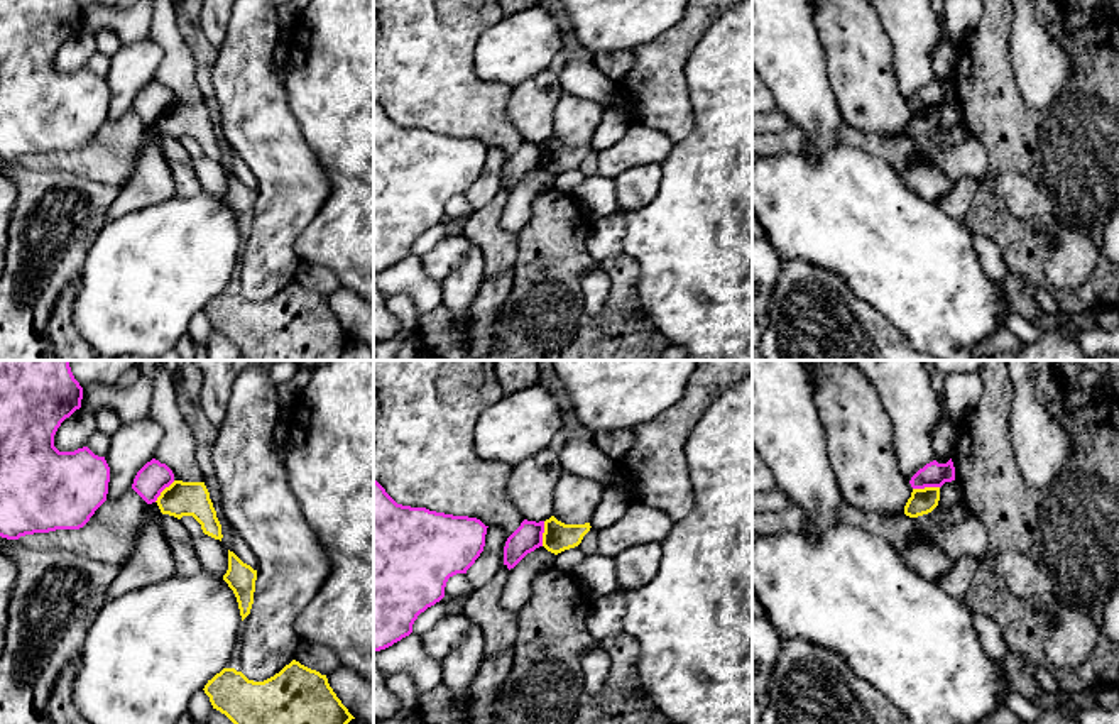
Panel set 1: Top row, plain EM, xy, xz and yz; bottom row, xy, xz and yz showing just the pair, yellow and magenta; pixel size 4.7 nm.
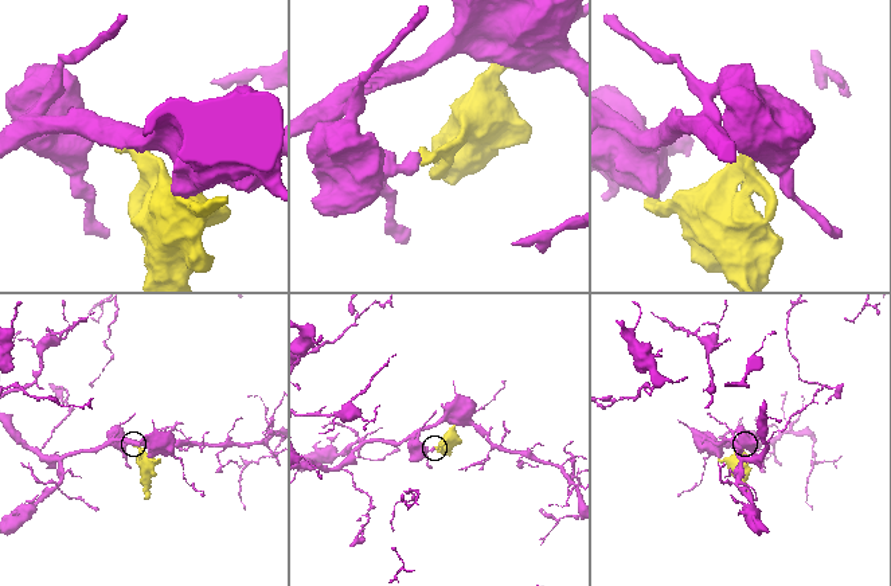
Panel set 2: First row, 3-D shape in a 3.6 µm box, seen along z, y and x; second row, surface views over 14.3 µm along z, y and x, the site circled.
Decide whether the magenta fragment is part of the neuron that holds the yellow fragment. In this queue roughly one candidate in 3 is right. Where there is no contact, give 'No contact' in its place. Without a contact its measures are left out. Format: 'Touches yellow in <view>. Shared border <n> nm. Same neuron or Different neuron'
Touches yellow in yz. Shared border 130 nm. Different neuron

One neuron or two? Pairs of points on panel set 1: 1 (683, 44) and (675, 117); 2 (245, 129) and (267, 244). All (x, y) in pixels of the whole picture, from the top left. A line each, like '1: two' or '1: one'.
1: one
2: one

